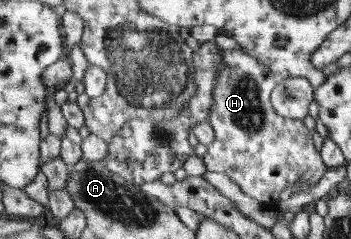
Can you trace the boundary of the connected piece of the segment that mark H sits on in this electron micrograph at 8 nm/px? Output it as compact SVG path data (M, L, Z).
M239 50L222 51L222 68L218 70L218 79L214 87L214 104L209 122L215 129L215 141L207 147L204 164L207 173L219 172L228 175L240 185L242 191L264 205L278 205L284 189L304 182L316 184L328 169L321 151L316 151L312 132L304 125L304 120L292 120L276 113L270 101L270 93L276 87L279 76L256 57Z

